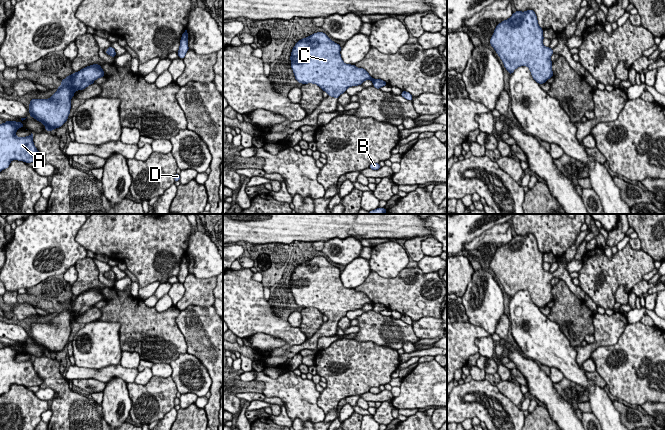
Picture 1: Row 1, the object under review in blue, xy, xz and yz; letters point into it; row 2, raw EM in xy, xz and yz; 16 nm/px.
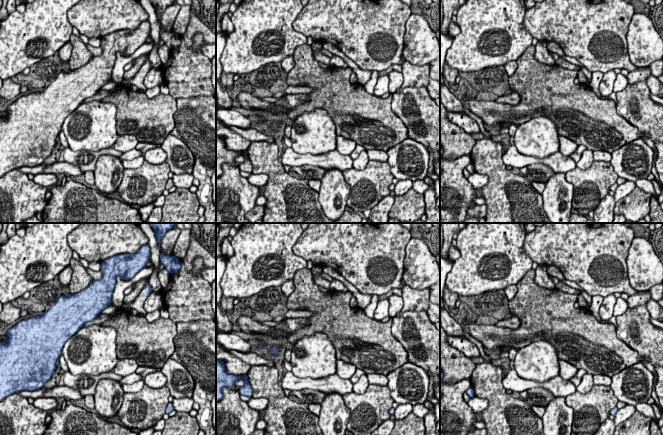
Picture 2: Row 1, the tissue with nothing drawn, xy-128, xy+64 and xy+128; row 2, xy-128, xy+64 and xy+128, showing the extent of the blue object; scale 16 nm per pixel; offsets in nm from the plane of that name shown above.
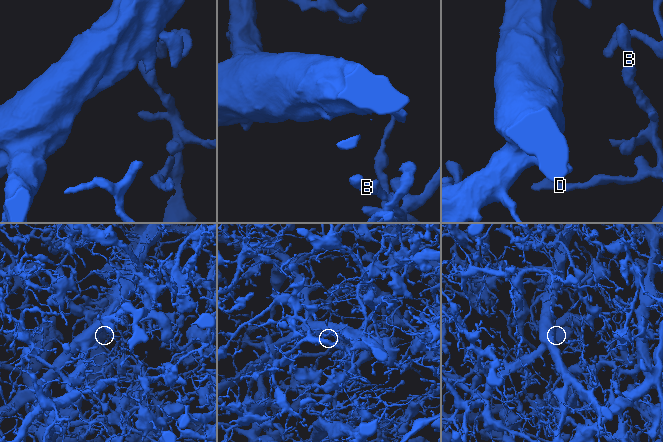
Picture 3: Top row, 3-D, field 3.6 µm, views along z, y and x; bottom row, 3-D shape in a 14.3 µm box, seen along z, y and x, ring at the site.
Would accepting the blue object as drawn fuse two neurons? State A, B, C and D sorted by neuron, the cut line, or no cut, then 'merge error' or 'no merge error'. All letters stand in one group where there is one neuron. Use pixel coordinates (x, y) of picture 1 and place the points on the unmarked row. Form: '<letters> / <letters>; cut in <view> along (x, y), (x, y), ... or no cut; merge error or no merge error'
A B C D; no cut; no merge error

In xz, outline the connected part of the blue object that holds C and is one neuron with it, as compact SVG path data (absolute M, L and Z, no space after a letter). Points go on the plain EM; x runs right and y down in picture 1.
M323 256L299 264L290 280L295 303L302 308L316 308L337 323L348 311L362 309L365 304L371 304L377 313L387 309L373 303L365 293L345 288L340 275L340 269Z

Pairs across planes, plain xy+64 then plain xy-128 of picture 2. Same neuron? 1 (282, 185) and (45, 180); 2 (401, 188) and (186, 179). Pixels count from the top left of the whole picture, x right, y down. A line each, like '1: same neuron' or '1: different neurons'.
1: different neurons
2: same neuron

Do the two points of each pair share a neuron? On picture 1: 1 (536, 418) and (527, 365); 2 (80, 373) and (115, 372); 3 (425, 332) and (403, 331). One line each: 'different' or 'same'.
1: different
2: same
3: different

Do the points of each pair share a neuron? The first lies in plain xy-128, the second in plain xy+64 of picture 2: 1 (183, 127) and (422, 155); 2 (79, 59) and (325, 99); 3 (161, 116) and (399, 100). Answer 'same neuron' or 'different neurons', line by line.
1: different neurons
2: same neuron
3: different neurons

